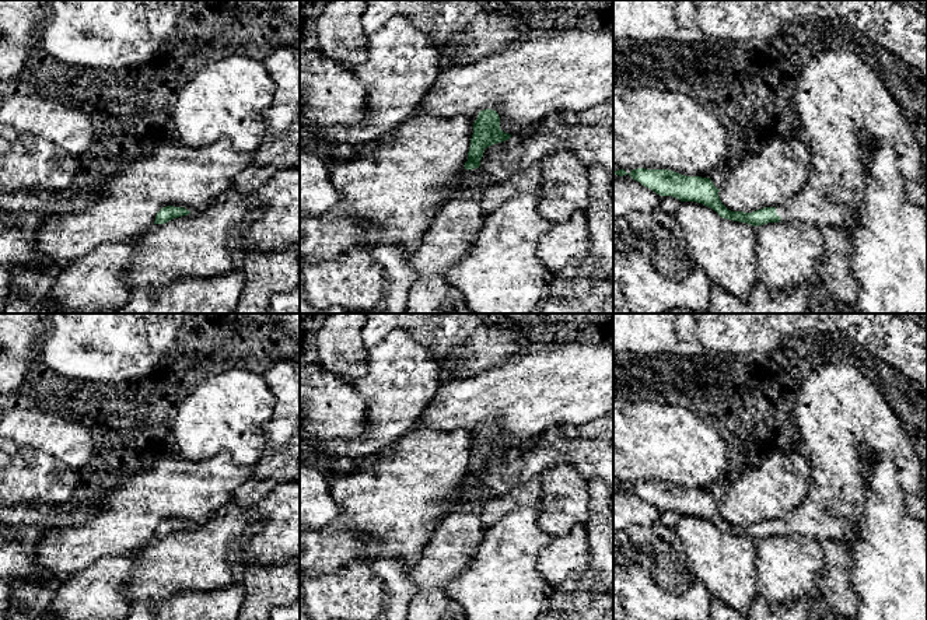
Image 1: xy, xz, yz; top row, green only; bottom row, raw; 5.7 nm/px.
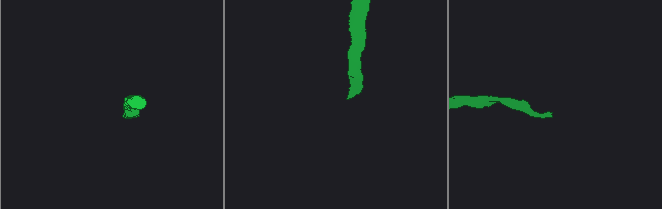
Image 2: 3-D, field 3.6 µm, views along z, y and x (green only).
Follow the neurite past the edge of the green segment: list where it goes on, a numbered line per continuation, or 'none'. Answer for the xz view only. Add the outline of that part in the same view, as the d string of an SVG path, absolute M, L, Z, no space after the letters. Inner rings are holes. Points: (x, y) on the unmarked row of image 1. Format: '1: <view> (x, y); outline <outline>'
1: xz (452, 546); outline M479 481L469 483L459 509L437 525L424 550L410 561L409 574L419 589L410 598L406 620L469 620L444 589L478 554L485 539L482 497L487 494Z

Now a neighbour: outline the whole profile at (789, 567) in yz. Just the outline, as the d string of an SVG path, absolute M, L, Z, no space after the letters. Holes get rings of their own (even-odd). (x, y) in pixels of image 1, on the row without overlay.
M767 536L756 540L758 595L786 603L821 596L819 577L825 568L822 546L814 536Z

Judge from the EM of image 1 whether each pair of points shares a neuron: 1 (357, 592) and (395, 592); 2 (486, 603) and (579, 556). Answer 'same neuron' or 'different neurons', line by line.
1: different neurons
2: different neurons

